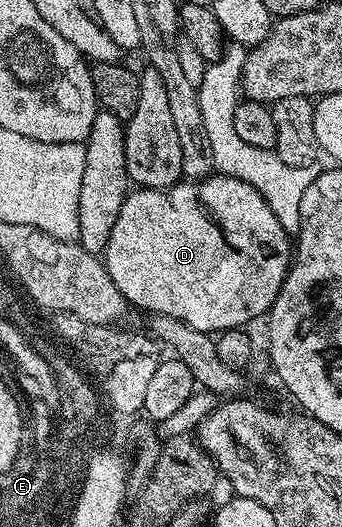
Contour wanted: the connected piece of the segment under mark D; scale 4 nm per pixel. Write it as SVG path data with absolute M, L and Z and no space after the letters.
M211 173L204 179L197 181L179 181L173 187L165 191L148 191L134 189L129 192L123 204L120 205L119 216L112 226L111 236L108 237L104 252L106 272L116 281L116 289L126 298L131 308L139 307L150 315L167 315L176 317L176 321L184 321L184 325L190 325L192 329L200 329L207 333L231 331L233 327L245 328L246 323L258 319L269 312L270 306L276 301L276 297L282 288L282 282L286 280L286 274L290 272L292 262L292 239L285 229L276 221L276 215L268 209L268 203L264 201L256 189L244 181L227 175Z

